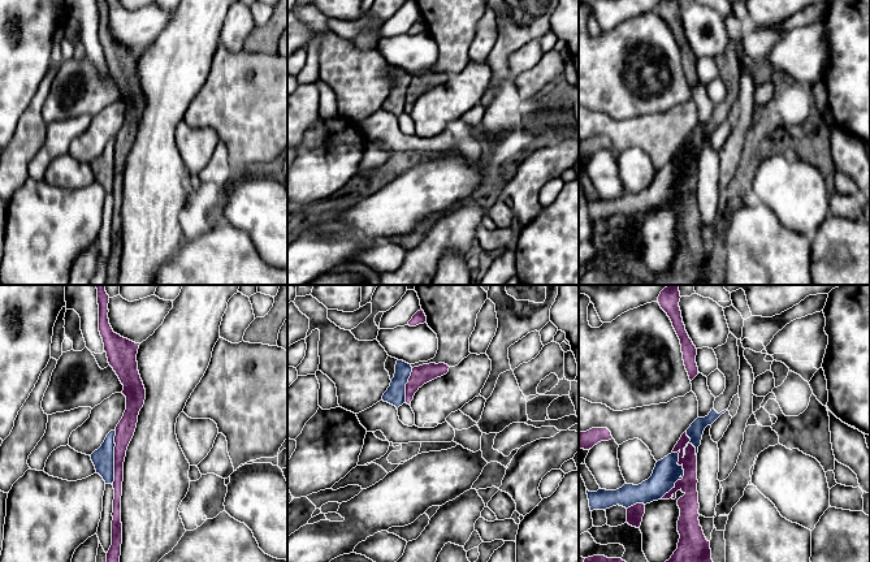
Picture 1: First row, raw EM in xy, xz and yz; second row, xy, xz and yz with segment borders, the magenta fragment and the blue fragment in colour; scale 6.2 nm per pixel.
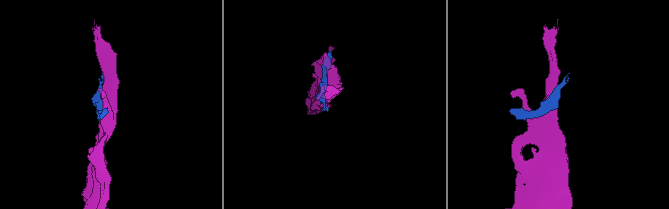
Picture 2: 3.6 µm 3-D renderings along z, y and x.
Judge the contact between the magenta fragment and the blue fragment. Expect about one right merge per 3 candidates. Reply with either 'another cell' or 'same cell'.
another cell

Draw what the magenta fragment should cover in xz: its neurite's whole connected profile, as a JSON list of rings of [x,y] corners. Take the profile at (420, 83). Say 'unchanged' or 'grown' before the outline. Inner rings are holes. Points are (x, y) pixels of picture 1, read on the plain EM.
unchanged | [[[429,72],[414,75],[408,91],[406,92],[406,112],[411,113],[415,101],[427,91],[441,86],[449,81],[449,74],[445,72]]]

